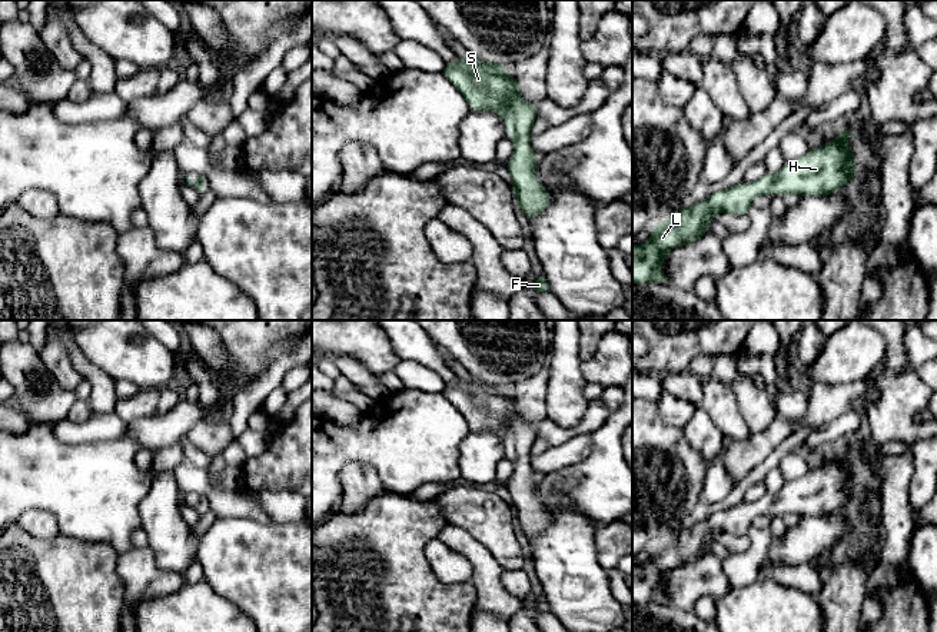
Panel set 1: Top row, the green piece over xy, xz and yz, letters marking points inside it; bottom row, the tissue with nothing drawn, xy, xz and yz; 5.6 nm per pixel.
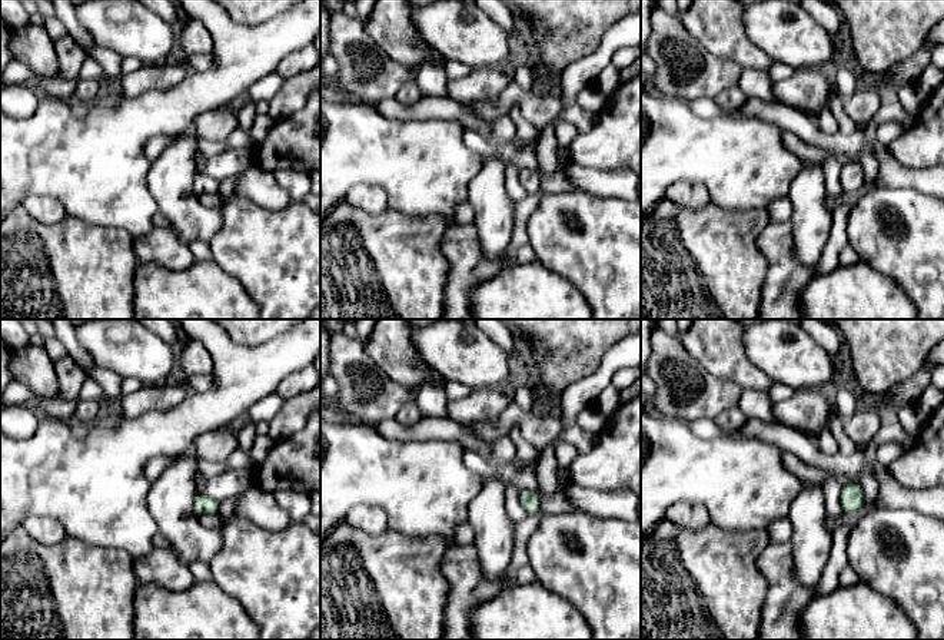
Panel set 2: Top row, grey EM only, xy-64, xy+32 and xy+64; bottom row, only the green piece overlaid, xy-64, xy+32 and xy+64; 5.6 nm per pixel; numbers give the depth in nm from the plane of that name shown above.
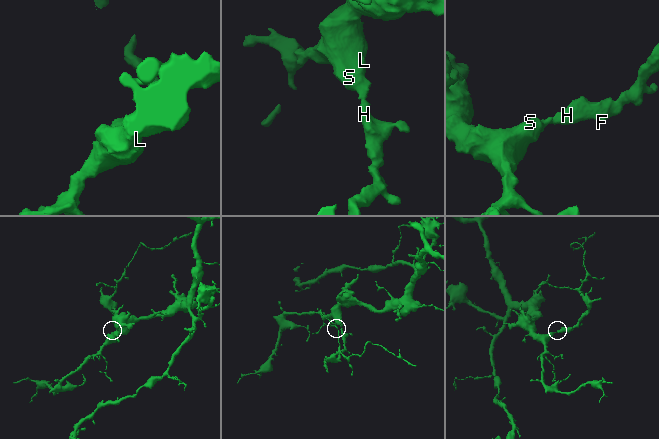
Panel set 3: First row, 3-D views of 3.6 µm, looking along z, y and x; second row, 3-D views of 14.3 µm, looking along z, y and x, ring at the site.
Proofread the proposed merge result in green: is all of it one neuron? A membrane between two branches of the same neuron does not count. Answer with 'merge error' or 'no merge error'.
no merge error

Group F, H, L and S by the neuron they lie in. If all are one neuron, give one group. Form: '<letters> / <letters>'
F H L S

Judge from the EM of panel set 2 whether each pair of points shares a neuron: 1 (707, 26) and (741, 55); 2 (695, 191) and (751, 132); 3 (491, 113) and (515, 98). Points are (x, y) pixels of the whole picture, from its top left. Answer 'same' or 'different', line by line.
1: same
2: different
3: same

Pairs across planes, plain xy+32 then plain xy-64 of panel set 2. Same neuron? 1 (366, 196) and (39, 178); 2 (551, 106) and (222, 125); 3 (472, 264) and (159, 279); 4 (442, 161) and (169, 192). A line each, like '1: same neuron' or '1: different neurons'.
1: different neurons
2: same neuron
3: different neurons
4: different neurons

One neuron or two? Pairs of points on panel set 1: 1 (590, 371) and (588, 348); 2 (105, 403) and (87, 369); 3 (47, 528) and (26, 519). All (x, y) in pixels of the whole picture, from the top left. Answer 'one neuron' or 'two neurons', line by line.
1: two neurons
2: one neuron
3: one neuron

